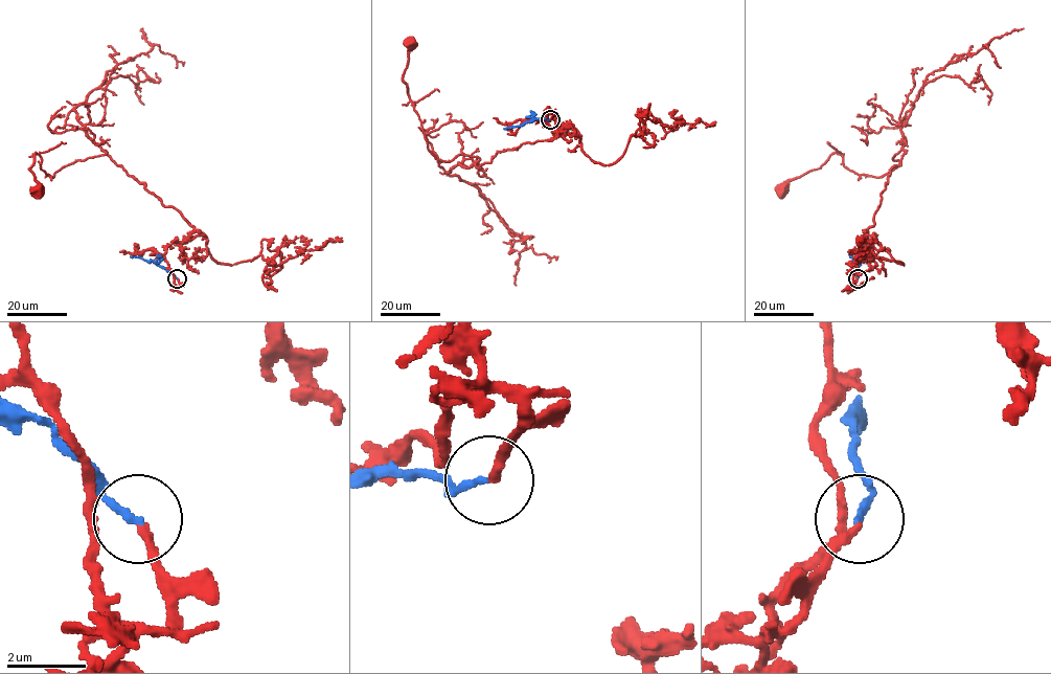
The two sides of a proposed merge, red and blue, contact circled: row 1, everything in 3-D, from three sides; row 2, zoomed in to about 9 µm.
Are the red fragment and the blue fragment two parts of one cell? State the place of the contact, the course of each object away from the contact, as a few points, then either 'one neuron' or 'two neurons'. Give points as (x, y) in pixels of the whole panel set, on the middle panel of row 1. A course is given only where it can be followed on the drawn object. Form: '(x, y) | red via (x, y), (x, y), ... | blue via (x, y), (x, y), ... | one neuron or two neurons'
(550, 119) | red via (550, 119), (537, 119), (564, 136), (503, 150), (478, 167), (477, 156), (438, 159), (403, 81), (410, 42) | blue via (550, 119), (535, 119), (503, 129) | two neurons

